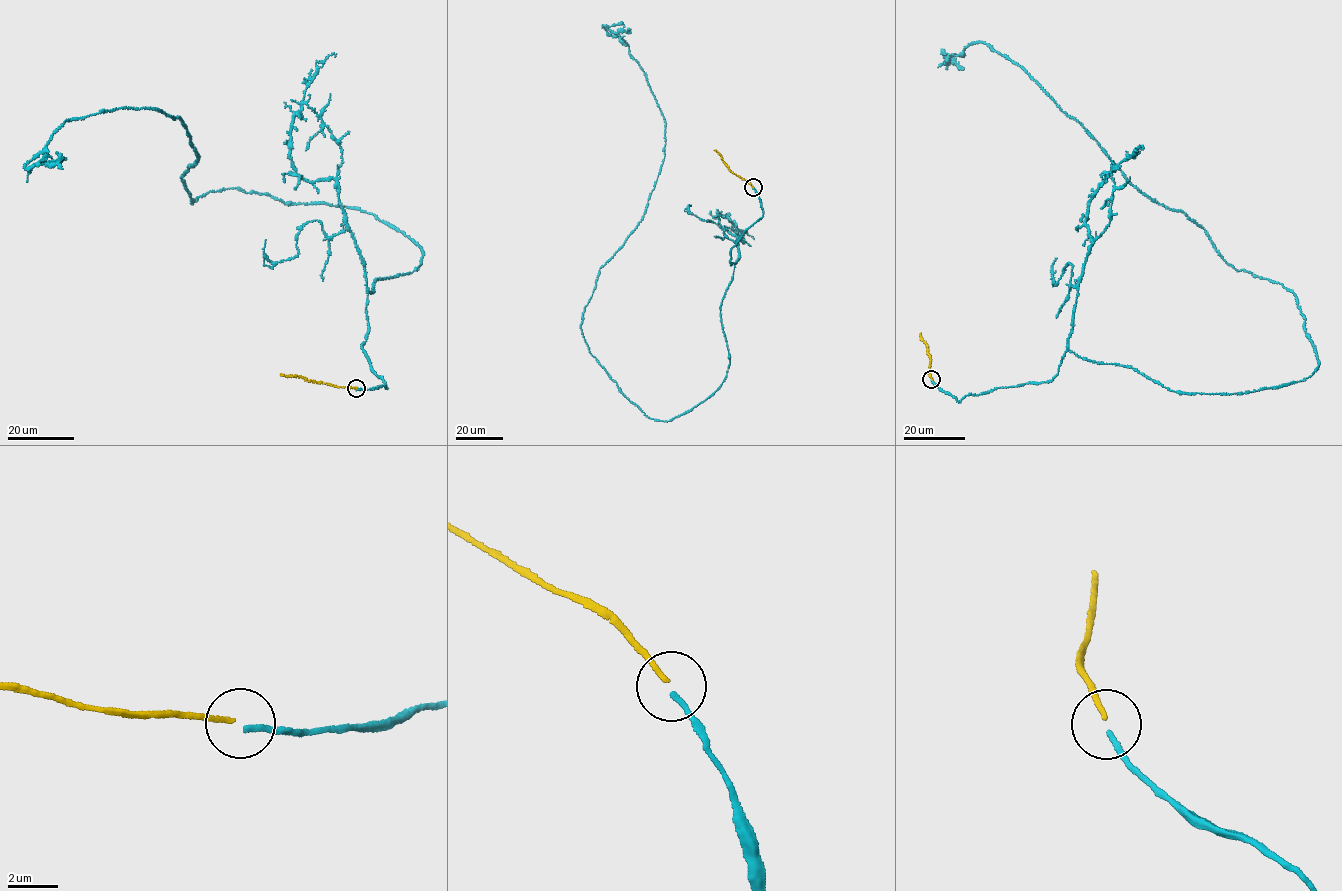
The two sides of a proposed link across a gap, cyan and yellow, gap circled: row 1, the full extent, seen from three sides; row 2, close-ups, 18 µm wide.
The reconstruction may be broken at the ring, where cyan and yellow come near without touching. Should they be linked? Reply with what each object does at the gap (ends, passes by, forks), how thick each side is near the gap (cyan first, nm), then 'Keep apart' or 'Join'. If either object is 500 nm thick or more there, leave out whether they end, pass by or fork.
At the ring cyan ends. At the ring yellow ends. Thickness 220 nm (cyan) against 200 nm. Keep apart

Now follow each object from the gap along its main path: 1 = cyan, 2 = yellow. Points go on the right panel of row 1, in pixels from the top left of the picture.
1: (932, 380), (958, 401), (1048, 382), (1067, 350), (1229, 394), (1320, 364), (1295, 295), (1020, 65), (947, 54)
2: (931, 379), (930, 357), (920, 332)

